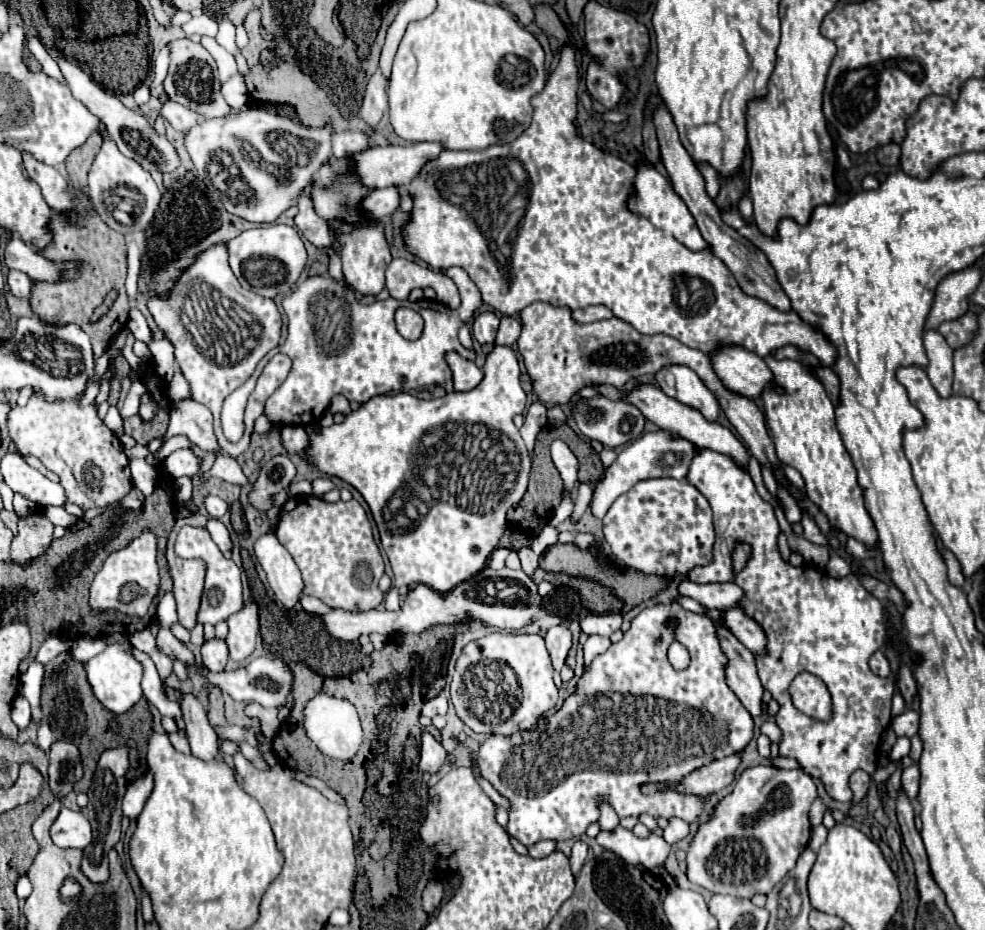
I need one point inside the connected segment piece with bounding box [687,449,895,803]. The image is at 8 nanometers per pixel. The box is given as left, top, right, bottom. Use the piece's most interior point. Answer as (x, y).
(830, 627)

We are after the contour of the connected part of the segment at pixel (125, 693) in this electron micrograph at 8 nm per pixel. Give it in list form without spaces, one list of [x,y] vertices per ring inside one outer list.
[[[113,643],[103,653],[95,655],[93,659],[89,659],[87,665],[85,665],[85,669],[87,669],[87,679],[89,679],[89,685],[93,689],[93,695],[111,713],[117,713],[117,715],[119,713],[127,713],[141,699],[141,695],[143,695],[143,691],[141,691],[143,667],[127,651],[127,647],[121,645],[121,643]]]

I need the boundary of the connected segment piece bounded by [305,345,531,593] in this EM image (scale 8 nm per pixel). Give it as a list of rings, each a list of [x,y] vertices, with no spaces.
[[[495,345],[493,351],[487,355],[483,371],[485,371],[483,381],[475,389],[465,391],[465,393],[455,391],[455,393],[447,393],[441,399],[429,399],[429,401],[417,399],[417,397],[413,397],[409,393],[377,395],[377,397],[371,397],[367,403],[363,403],[357,411],[351,411],[345,417],[345,421],[339,423],[339,425],[335,423],[331,427],[321,427],[319,433],[315,433],[313,425],[305,427],[305,431],[309,435],[309,445],[305,447],[307,461],[311,465],[315,465],[317,471],[321,471],[325,475],[339,477],[341,481],[347,481],[367,501],[367,505],[369,505],[369,509],[373,513],[373,519],[377,523],[379,535],[381,535],[381,547],[385,549],[385,553],[389,557],[389,563],[391,563],[397,587],[413,585],[413,583],[425,583],[425,585],[429,585],[431,589],[435,589],[439,593],[447,593],[451,587],[455,587],[455,585],[475,577],[477,573],[481,573],[487,567],[487,563],[489,563],[489,555],[497,549],[499,539],[505,533],[505,523],[507,523],[505,513],[507,513],[507,509],[517,505],[521,501],[521,497],[525,495],[525,489],[527,489],[525,483],[529,479],[531,459],[527,455],[527,449],[525,449],[523,439],[519,435],[519,429],[513,423],[513,415],[523,413],[523,409],[525,409],[525,391],[521,389],[521,383],[519,383],[519,361],[517,361],[517,355],[515,355],[513,347]]]

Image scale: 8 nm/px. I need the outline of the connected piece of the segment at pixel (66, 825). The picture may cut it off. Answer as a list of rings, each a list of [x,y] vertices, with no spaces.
[[[61,807],[49,833],[51,833],[53,843],[63,849],[67,849],[67,847],[85,849],[91,843],[89,821],[85,819],[85,815],[81,811],[71,811],[67,807]]]

